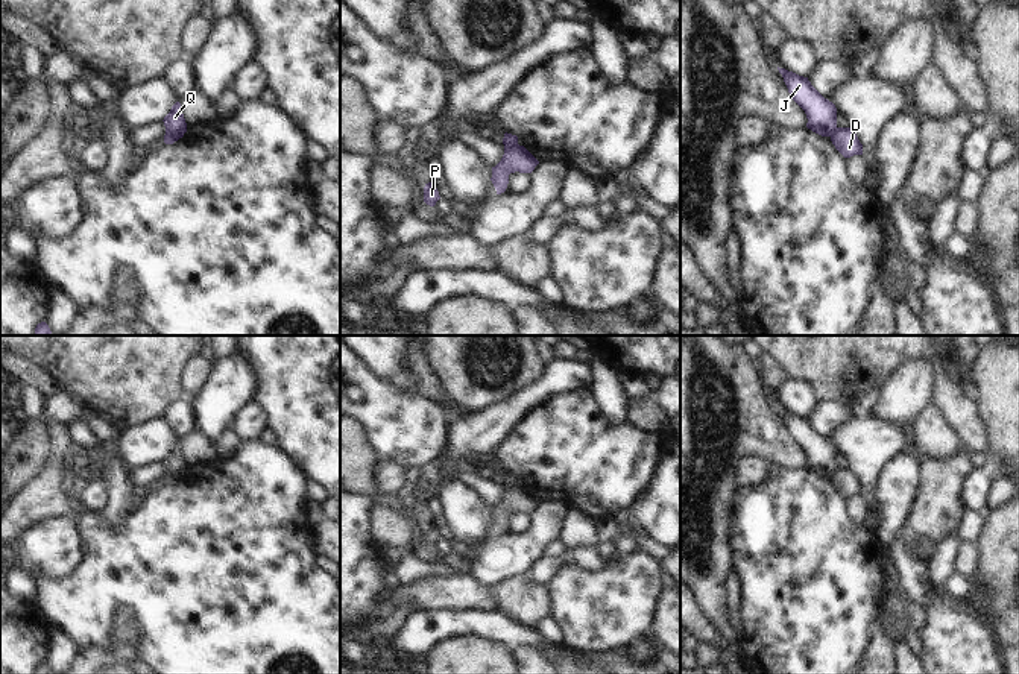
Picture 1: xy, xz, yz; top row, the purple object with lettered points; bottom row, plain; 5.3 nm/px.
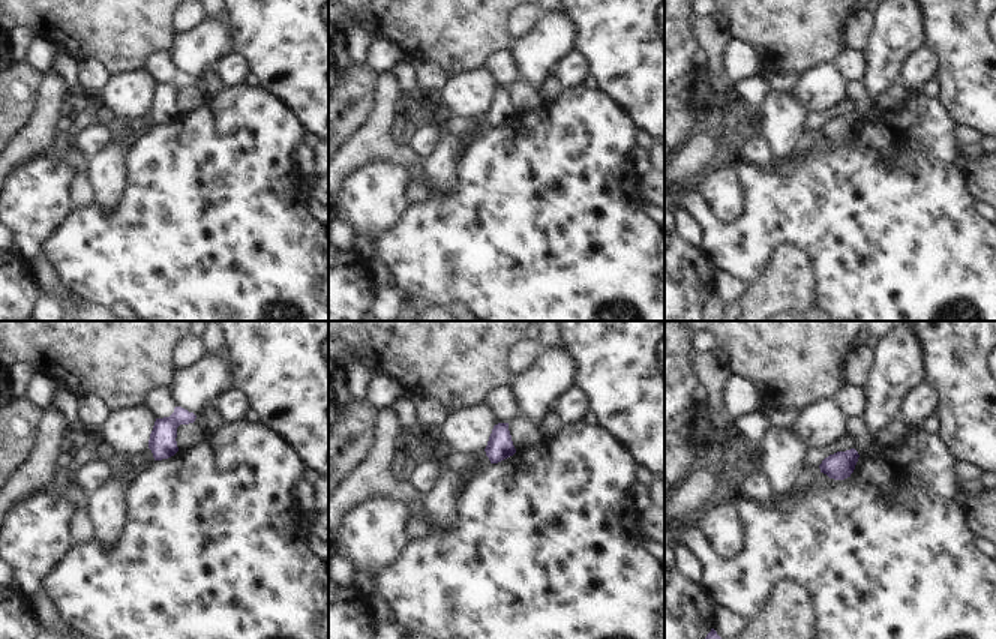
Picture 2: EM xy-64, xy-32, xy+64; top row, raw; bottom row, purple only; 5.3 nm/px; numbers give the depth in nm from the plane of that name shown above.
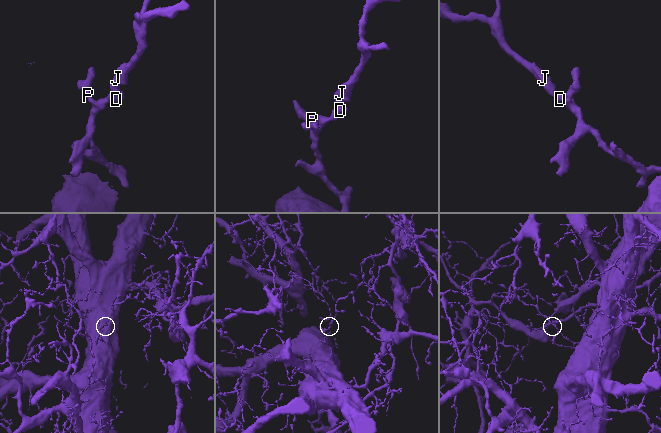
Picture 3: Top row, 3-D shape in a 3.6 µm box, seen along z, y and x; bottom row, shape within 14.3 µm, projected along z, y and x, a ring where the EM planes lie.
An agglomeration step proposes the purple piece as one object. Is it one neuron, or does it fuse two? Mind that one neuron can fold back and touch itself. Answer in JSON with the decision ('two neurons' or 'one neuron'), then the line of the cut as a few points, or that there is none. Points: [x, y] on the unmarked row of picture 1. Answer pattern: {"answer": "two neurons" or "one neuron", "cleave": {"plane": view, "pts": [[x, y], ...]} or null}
{"answer": "two neurons", "cleave": {"plane": "xz", "pts": [[504, 485], [518, 486]]}}

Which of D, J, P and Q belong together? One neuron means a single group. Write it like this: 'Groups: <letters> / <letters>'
Groups: D P / J Q.

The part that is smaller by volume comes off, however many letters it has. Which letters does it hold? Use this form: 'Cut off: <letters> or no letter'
Cut off: J, Q

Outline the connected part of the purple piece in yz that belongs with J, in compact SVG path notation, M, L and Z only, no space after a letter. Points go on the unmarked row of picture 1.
M779 408L791 439L805 451L806 468L822 477L831 477L837 469L837 448L825 439L808 420L785 408Z

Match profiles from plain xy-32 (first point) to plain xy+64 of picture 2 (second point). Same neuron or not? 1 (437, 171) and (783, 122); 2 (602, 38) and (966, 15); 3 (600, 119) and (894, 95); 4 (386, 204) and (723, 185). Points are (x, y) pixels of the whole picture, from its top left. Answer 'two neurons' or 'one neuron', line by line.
1: one neuron
2: one neuron
3: two neurons
4: one neuron

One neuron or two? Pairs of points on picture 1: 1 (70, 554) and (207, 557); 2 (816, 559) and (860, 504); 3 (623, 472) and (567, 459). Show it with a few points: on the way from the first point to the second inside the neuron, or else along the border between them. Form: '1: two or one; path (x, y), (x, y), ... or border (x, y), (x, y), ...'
1: two; border (82, 551), (78, 565), (56, 580)
2: two; border (845, 498), (846, 513), (857, 524), (863, 525)
3: one; path (609, 468), (594, 468), (580, 460)

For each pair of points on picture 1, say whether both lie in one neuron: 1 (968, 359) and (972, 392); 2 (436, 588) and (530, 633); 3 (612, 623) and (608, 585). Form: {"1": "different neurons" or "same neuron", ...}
{"1": "same neuron", "2": "different neurons", "3": "same neuron"}

